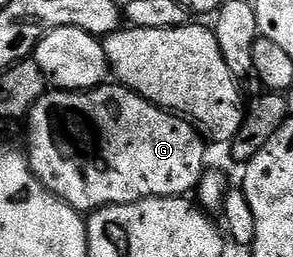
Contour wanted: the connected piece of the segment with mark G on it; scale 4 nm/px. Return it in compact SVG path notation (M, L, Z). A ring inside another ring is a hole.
M111 86L94 87L91 91L51 89L37 100L31 112L25 116L25 154L31 171L48 191L80 213L112 207L114 203L136 203L142 199L170 195L190 196L198 188L208 166L208 144L204 136L194 123L153 106L148 99L142 99L128 87Z

